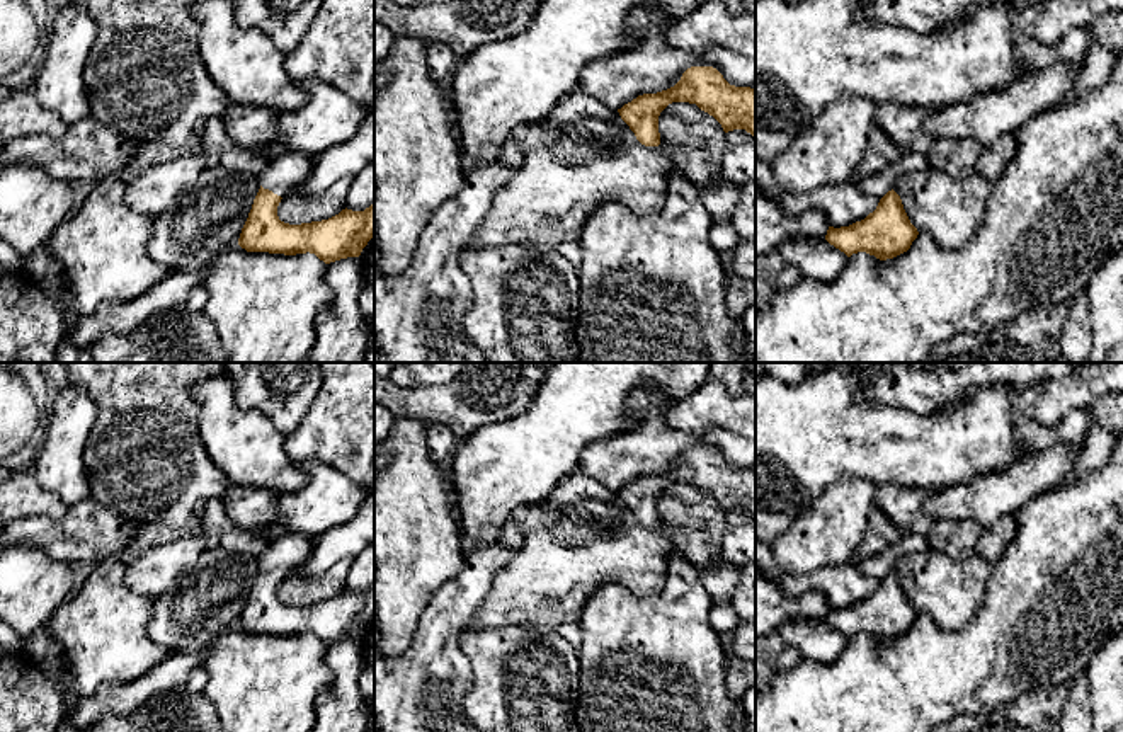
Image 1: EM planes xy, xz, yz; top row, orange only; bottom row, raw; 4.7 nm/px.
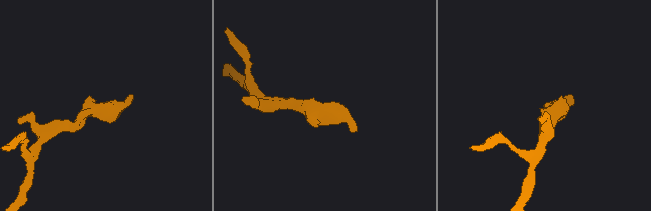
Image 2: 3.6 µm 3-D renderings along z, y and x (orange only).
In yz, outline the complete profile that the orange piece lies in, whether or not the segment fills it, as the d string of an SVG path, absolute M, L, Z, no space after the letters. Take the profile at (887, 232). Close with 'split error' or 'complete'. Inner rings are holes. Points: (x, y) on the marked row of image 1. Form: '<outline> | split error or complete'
M892 189L864 220L841 228L829 226L825 240L847 257L866 252L886 260L907 252L917 235L900 196Z | complete

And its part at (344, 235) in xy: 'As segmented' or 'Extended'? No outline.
Extended

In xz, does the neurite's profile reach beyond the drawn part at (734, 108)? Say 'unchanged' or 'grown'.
unchanged

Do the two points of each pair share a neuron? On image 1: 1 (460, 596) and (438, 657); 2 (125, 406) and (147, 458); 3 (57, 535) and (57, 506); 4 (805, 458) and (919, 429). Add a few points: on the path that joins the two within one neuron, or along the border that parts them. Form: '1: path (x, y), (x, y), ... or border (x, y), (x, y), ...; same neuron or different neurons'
1: path (450, 611), (441, 622), (438, 642); same neuron
2: path (138, 419), (145, 426), (145, 445); same neuron
3: border (68, 506), (58, 518), (28, 516), (17, 521); different neurons
4: path (834, 446), (890, 445); same neuron

